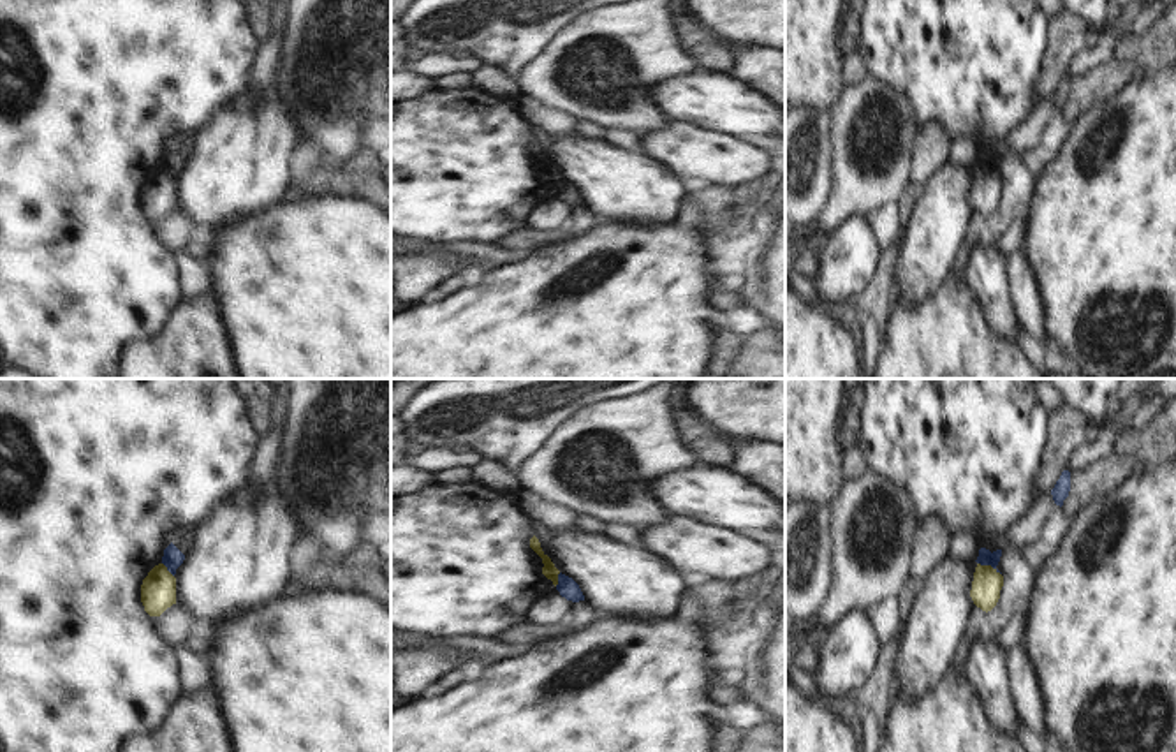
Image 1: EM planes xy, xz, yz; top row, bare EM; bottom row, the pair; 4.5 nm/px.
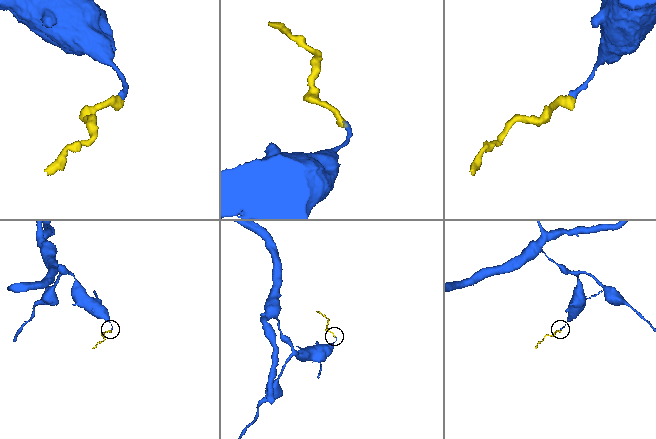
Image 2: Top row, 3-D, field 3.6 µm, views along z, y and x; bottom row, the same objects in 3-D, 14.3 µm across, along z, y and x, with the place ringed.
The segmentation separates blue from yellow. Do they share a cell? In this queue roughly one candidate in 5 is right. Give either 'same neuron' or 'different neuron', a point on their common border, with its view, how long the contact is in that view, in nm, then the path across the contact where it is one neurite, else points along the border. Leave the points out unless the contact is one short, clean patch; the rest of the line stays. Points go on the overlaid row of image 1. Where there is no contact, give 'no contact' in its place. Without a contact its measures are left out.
different neuron; contact yz (990, 564); length 130 nm; border yz (977, 562), (990, 564), (1000, 575)

